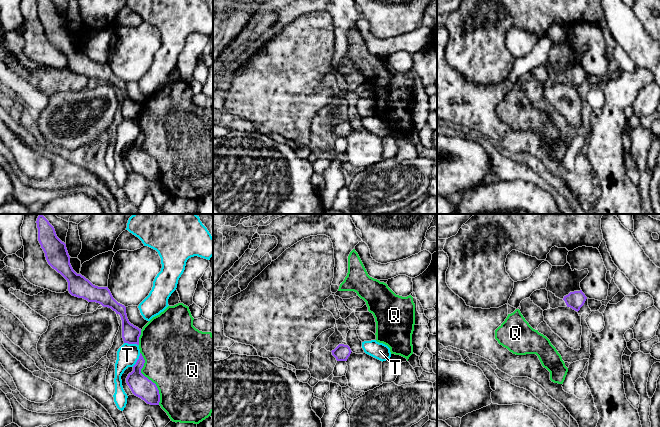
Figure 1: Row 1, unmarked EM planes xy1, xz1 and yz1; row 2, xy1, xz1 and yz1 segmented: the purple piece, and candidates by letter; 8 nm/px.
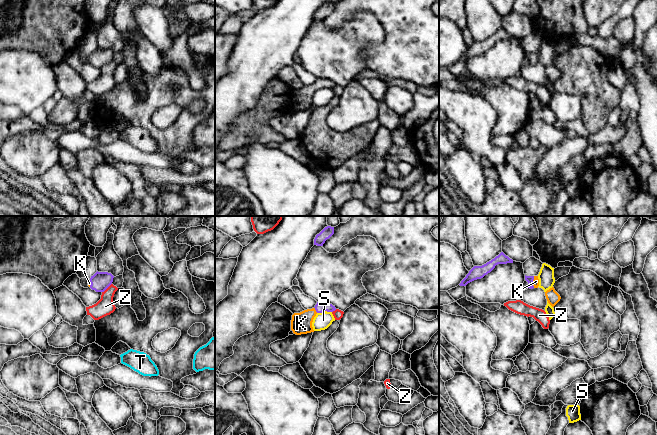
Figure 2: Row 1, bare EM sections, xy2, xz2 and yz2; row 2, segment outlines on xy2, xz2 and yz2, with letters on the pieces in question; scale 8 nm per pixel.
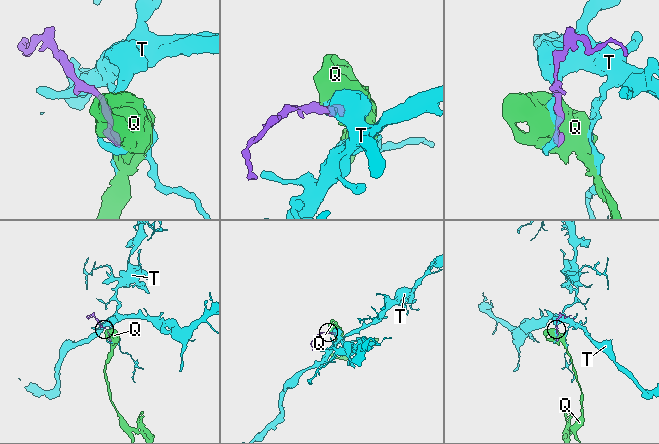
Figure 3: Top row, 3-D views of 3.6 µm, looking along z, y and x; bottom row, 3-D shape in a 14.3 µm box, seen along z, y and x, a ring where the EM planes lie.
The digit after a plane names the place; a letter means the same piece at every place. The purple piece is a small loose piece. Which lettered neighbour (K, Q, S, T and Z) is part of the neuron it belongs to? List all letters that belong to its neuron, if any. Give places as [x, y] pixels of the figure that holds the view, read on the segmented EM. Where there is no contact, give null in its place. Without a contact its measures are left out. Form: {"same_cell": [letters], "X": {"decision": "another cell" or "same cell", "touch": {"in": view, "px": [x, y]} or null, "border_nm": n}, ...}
{"same_cell": ["K"], "K": {"decision": "same cell", "touch": {"in": "yz2", "px": [532, 282]}, "border_nm": 100}, "Q": {"decision": "another cell", "touch": {"in": "xy1", "px": [147, 378]}, "border_nm": 460}, "S": {"decision": "another cell", "touch": {"in": "xz2", "px": [324, 311]}, "border_nm": 120}, "T": {"decision": "another cell", "touch": {"in": "xy1", "px": [131, 343]}, "border_nm": 120}, "Z": {"decision": "another cell", "touch": {"in": "xy2", "px": [106, 288]}, "border_nm": 110}}

